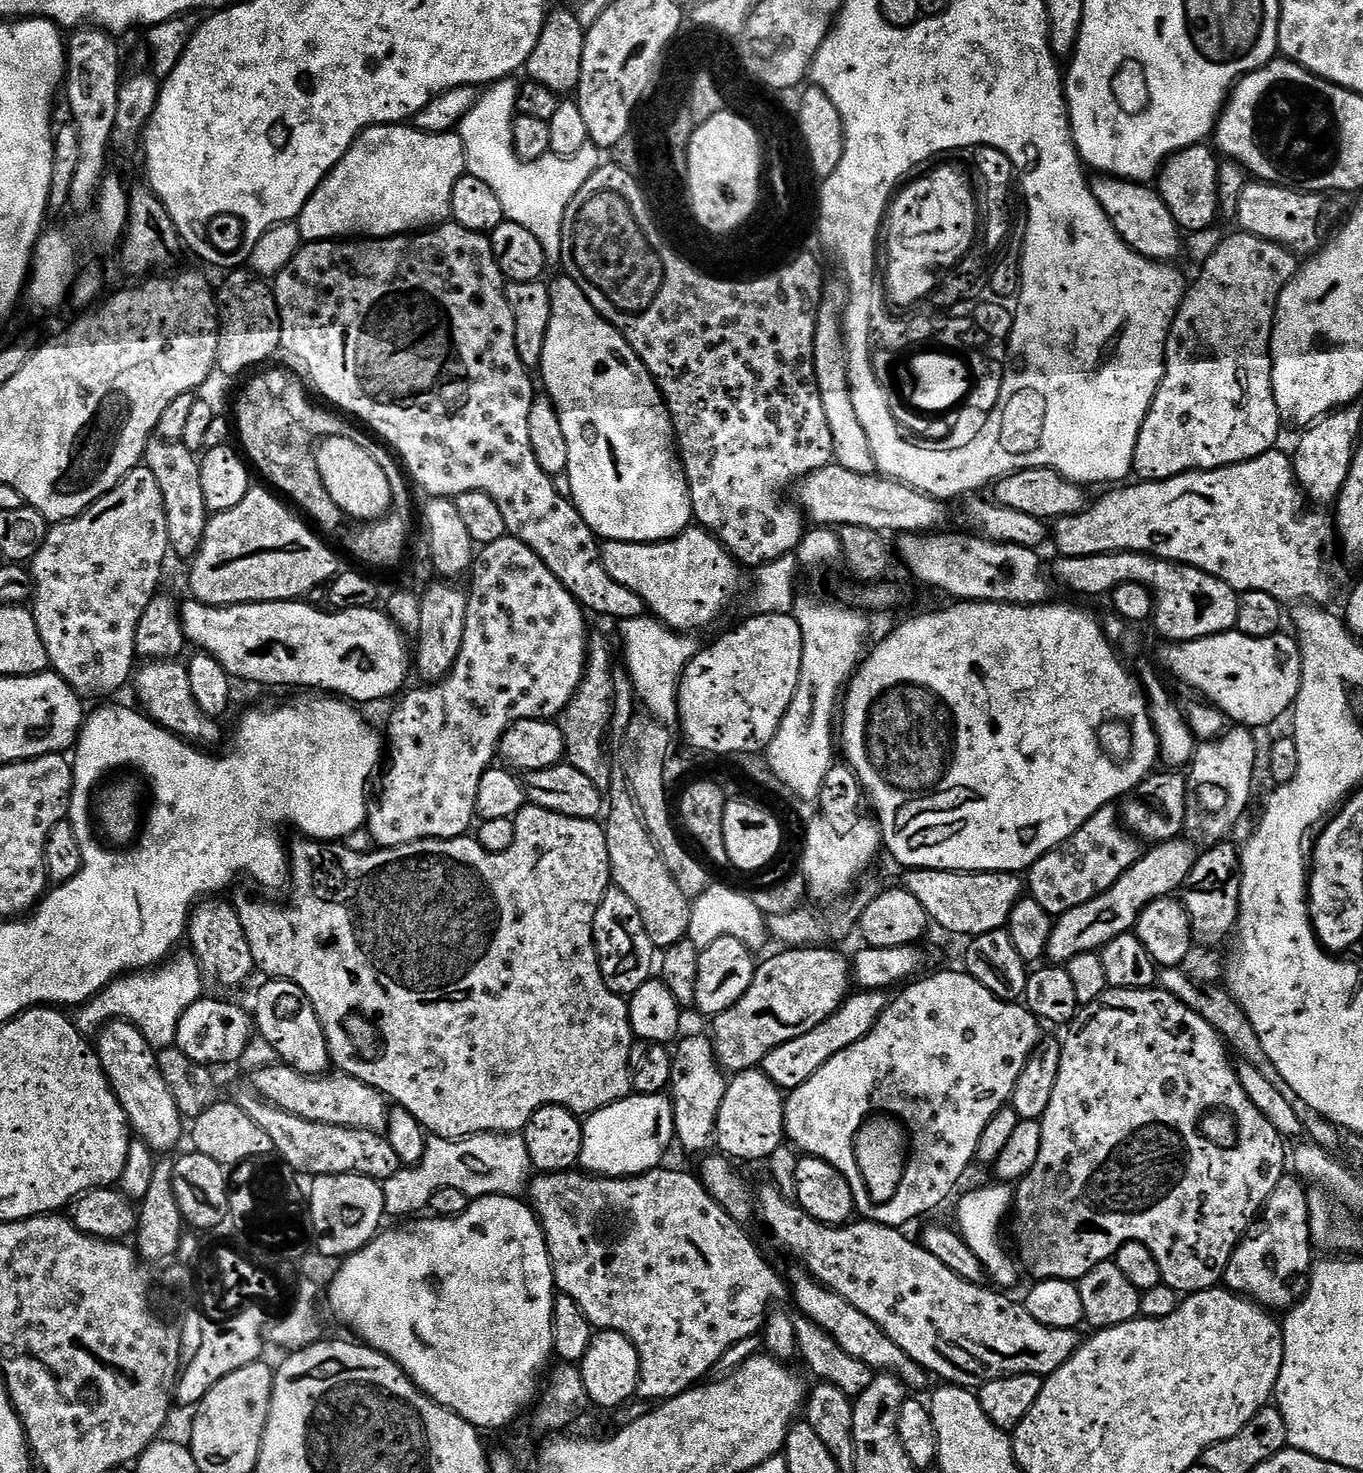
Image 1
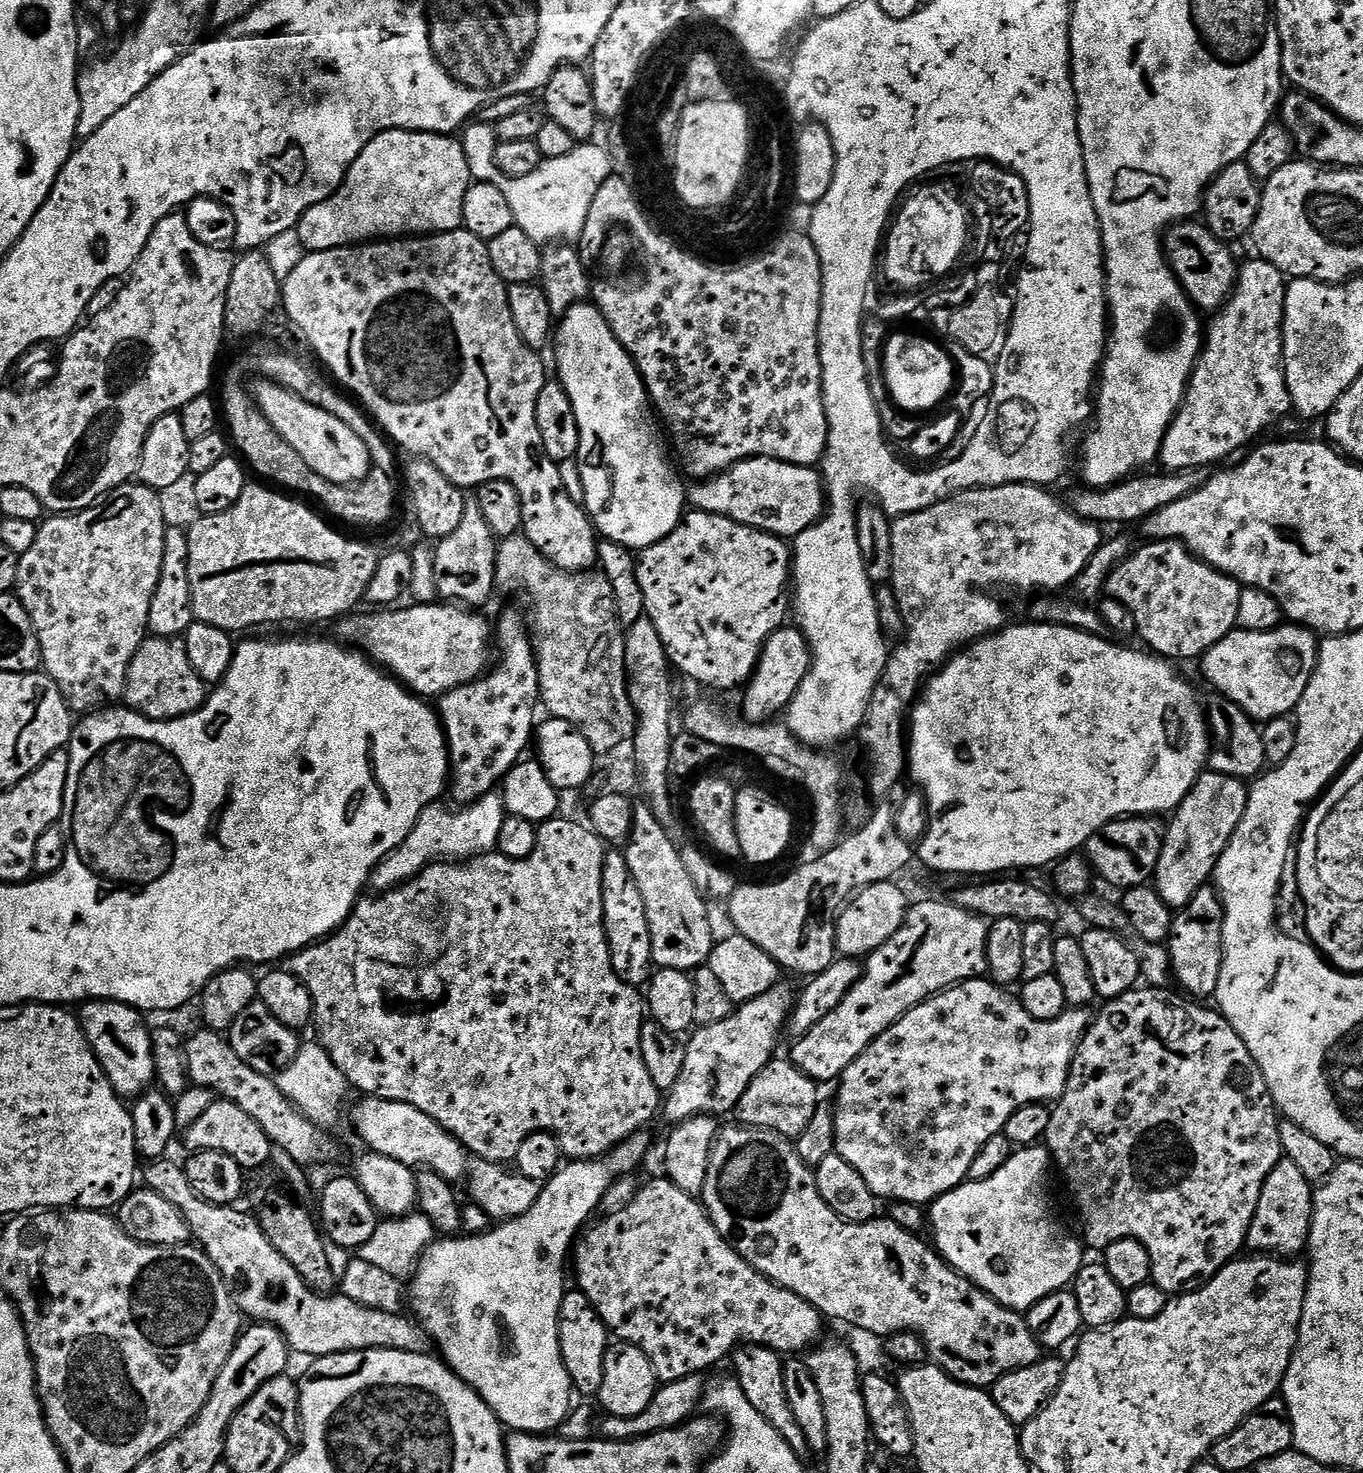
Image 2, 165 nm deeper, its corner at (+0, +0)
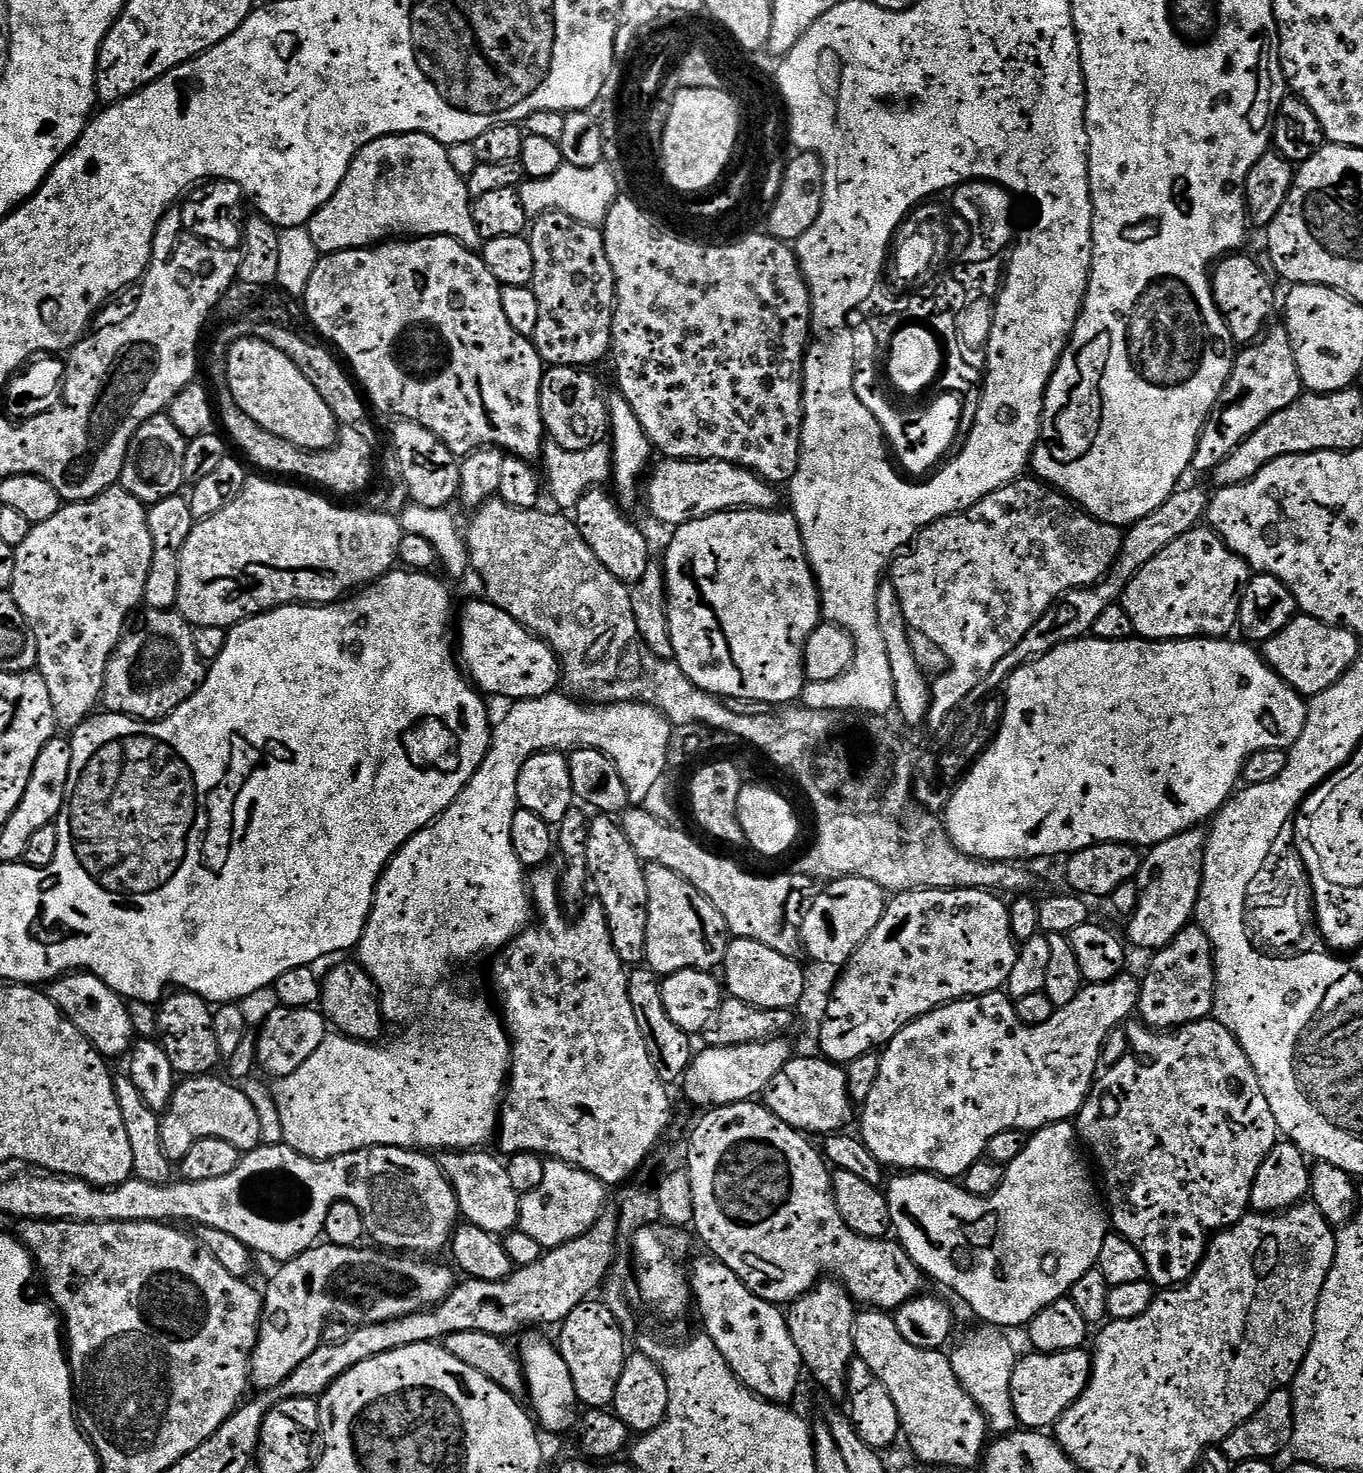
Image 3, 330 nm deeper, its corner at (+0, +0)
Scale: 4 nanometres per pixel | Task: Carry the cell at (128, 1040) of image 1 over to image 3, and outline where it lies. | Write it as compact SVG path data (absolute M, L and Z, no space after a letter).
M86 971L73 972L47 985L46 995L52 999L54 1006L58 1006L63 1016L74 1022L74 1026L78 1026L80 1033L96 1047L96 1051L101 1056L111 1058L122 1055L123 1057L133 1047L136 1031L130 1022L128 1004L123 996L110 990L110 986L102 982L102 978Z

